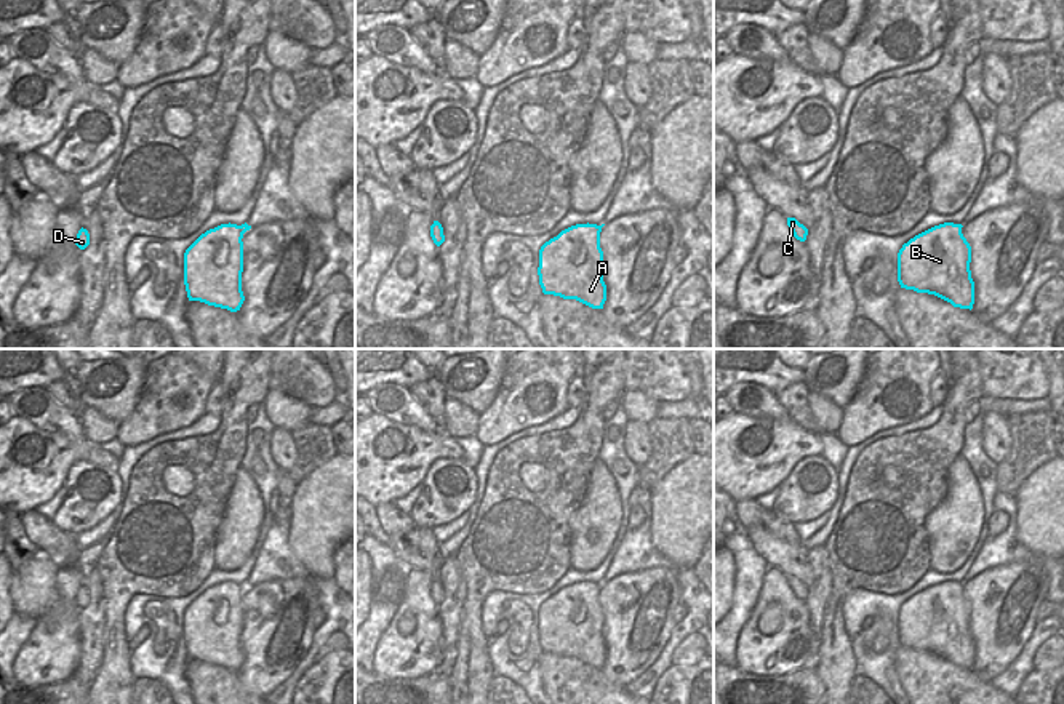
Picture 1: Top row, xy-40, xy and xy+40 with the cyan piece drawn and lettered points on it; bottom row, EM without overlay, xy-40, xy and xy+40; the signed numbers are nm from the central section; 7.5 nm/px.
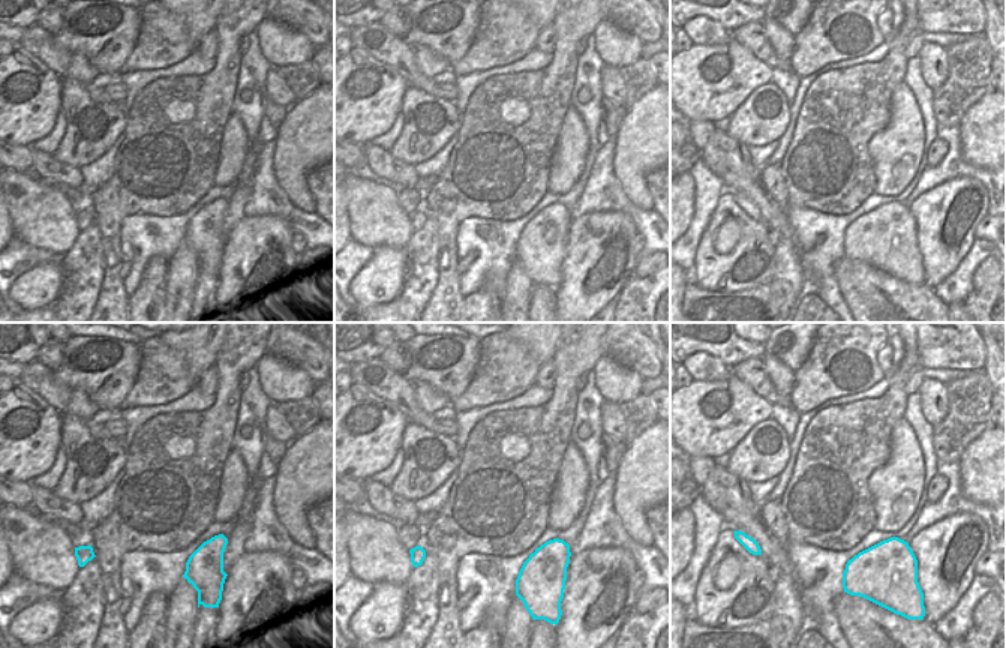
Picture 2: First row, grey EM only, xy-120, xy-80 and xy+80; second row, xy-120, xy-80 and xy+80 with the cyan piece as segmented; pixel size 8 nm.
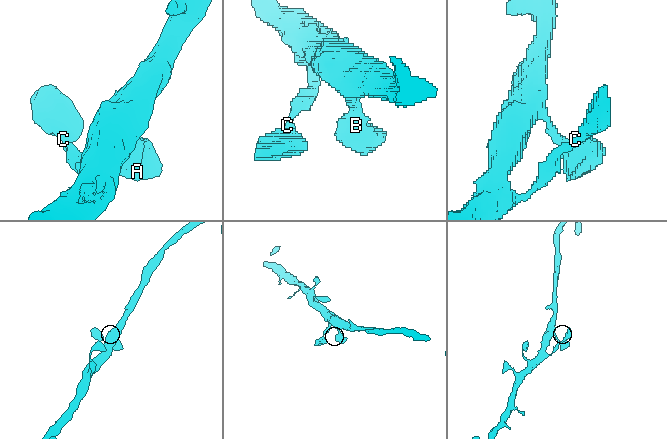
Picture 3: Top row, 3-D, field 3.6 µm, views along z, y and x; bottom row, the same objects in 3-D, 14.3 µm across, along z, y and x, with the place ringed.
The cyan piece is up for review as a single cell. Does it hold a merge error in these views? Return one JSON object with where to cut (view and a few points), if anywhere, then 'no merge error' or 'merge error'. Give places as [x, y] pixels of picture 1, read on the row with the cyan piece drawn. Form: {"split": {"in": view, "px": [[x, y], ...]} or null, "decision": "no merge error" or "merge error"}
{"split": null, "decision": "no merge error"}

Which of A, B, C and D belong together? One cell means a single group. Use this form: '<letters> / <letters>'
A B C D

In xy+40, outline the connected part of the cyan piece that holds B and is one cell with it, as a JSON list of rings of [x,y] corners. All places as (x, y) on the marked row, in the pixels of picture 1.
[[[962,224],[934,226],[902,245],[898,253],[901,288],[934,294],[954,307],[973,309],[971,246]]]

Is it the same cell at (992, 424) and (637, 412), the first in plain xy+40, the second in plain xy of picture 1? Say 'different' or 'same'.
different

